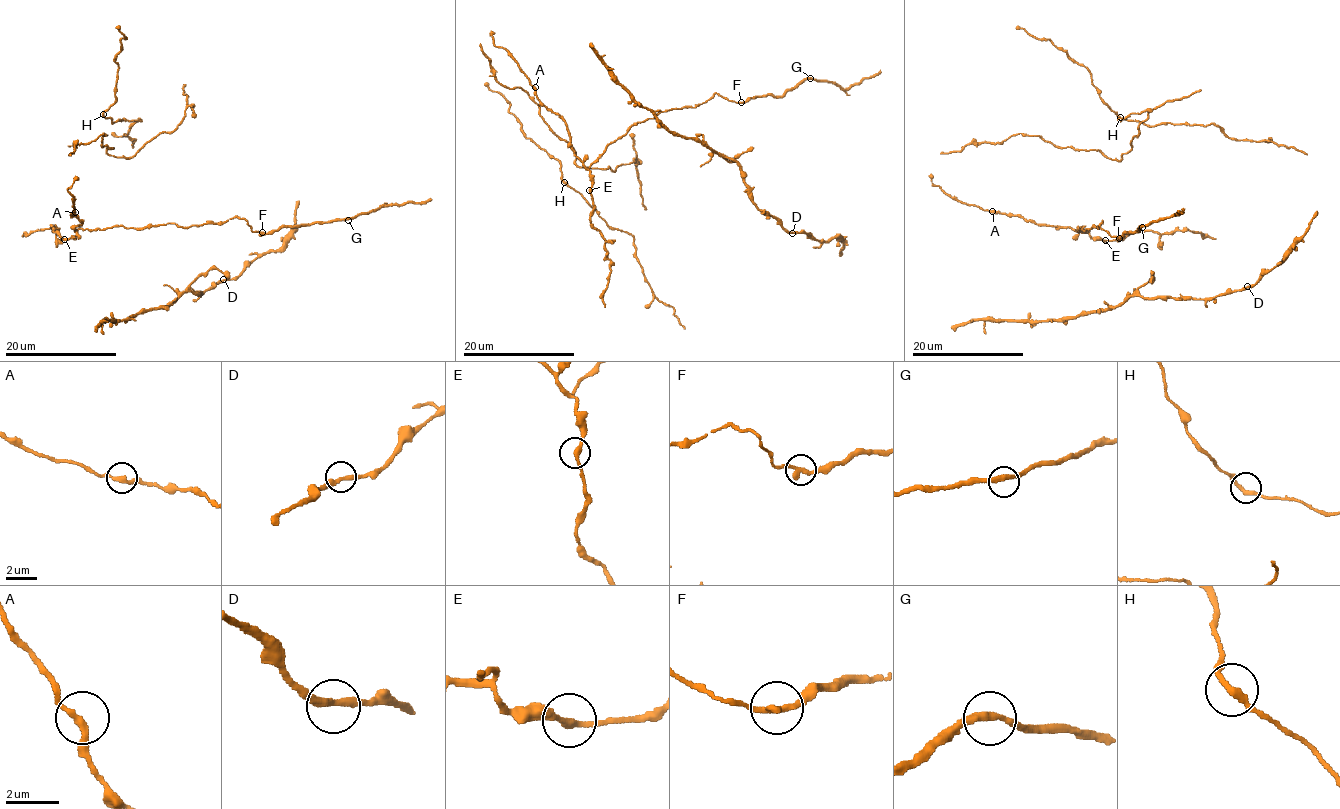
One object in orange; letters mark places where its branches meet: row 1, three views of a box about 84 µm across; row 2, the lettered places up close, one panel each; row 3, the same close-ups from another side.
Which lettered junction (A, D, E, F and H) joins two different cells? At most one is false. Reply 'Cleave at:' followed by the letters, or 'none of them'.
Cleave at: F

